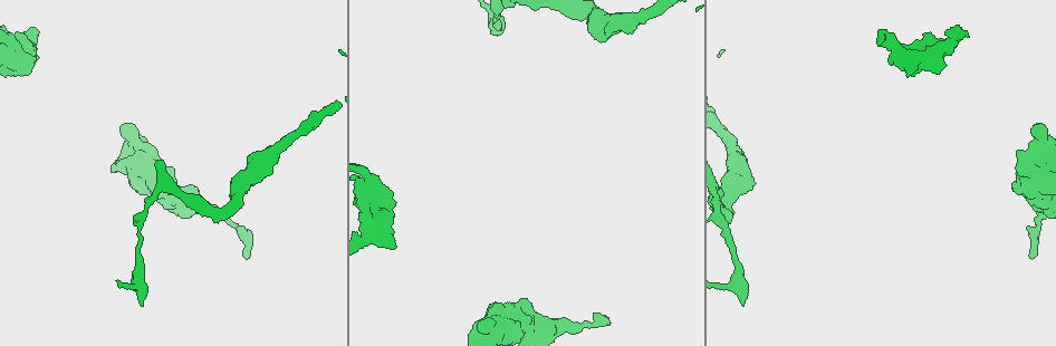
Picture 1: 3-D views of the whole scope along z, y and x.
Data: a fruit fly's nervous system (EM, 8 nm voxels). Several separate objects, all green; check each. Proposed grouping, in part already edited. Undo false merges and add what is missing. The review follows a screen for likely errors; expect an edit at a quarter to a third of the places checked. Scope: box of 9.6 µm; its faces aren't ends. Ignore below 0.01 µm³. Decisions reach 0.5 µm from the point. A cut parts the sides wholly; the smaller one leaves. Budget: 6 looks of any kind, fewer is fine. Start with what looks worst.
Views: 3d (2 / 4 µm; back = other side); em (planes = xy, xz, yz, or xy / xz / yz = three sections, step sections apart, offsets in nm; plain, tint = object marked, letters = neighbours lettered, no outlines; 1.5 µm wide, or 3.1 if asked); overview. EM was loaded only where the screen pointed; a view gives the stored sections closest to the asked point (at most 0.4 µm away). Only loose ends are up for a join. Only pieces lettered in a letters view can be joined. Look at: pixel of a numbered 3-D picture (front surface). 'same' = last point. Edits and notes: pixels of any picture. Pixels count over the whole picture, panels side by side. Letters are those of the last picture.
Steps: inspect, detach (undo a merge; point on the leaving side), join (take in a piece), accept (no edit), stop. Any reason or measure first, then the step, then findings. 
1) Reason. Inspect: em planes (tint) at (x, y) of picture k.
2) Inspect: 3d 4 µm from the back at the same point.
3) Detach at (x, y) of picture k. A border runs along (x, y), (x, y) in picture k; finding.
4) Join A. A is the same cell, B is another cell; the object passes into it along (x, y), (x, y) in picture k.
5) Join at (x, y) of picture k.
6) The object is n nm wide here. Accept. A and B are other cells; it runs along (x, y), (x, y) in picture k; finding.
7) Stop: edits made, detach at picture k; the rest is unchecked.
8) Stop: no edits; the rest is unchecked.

Free end. Inspect: 3d 4 µm at (247, 257) of picture 1.

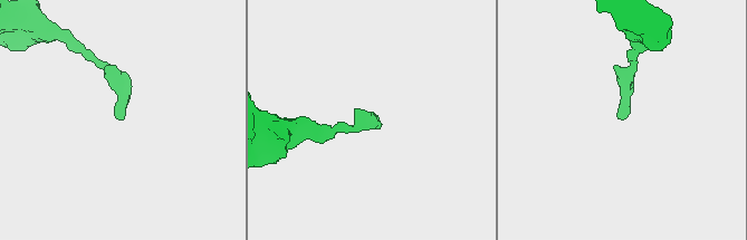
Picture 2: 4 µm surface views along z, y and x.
Now the EM. Inspect: em planes (letters) at (622, 120) of picture 2.

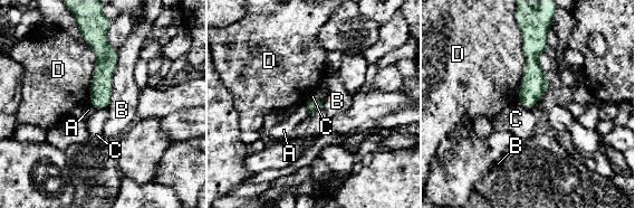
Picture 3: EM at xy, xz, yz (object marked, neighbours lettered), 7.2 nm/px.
Accept. A, B, C and D are other cells; it runs along (534, 39), (529, 106) in picture 3; no lettered piece goes on from it.

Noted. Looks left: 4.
Calibre changes. Inspect: 3d 4 µm from the back at (369, 178) of picture 1.

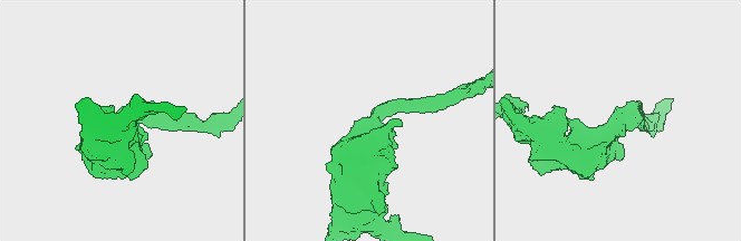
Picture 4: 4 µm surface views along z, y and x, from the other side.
Need the tissue. Inspect: em yz step 8 (tint) at (620, 123) of picture 4.

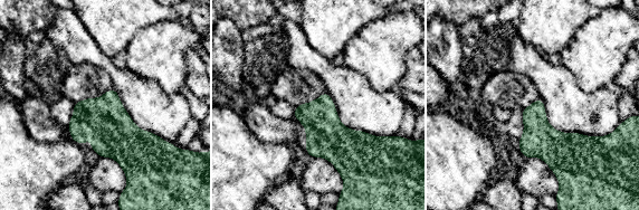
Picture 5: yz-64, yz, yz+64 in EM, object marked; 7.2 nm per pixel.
Inspect: em yz step 8 (letters) at the same point.

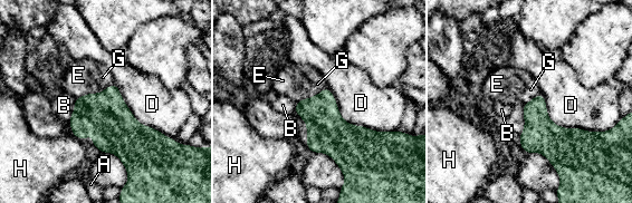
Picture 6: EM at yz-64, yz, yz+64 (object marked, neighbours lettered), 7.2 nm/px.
The object is 260 nm wide here. Accept. A, B, D, E, G and H are other cells; a border runs along (539, 92), (557, 125), (611, 129) in picture 6; continuous, no second cell.

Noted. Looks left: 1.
Stop: no edits; the rest is unchecked.

